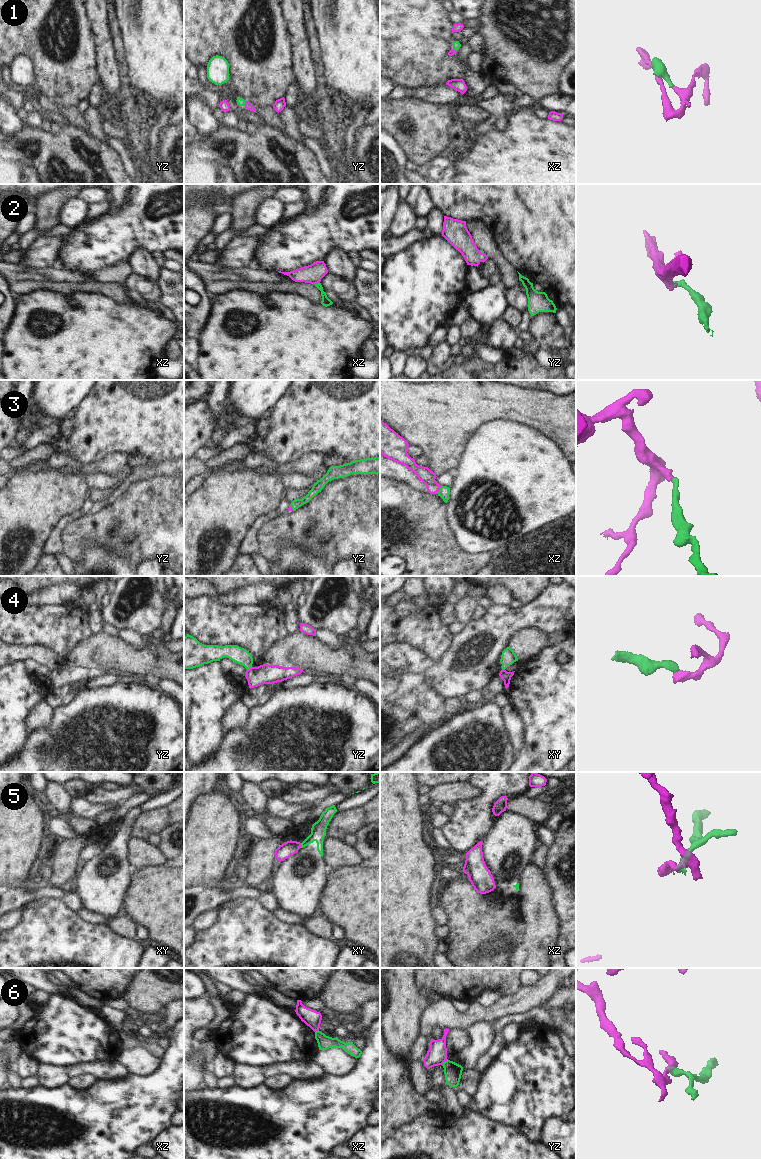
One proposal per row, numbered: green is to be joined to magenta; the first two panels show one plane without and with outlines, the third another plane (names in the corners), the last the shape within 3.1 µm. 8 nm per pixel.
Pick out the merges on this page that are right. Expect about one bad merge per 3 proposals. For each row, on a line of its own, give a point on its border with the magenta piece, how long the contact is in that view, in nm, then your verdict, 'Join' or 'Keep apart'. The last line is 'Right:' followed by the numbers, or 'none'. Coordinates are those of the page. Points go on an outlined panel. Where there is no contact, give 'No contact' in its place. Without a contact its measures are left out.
1: Touches magenta at yz (245, 103). Shared border 50 nm. Join
2: Touches magenta at xz (316, 283). Shared border 50 nm. Join
3: Touches magenta at xz (439, 488). Shared border 70 nm. Join
4: Touches magenta at yz (250, 668). Shared border 50 nm. Keep apart
5: Touches magenta at xy (300, 845). Shared border 40 nm. Keep apart
6: Touches magenta at yz (444, 1061). Shared border 70 nm. Keep apart
Right: 1, 2, 3.

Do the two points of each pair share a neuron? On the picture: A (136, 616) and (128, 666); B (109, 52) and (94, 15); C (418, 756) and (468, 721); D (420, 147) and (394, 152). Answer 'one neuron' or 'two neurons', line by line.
A: two neurons
B: one neuron
C: one neuron
D: two neurons

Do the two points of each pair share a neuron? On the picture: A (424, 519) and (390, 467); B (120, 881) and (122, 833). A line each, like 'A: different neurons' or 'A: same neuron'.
A: different neurons
B: same neuron

